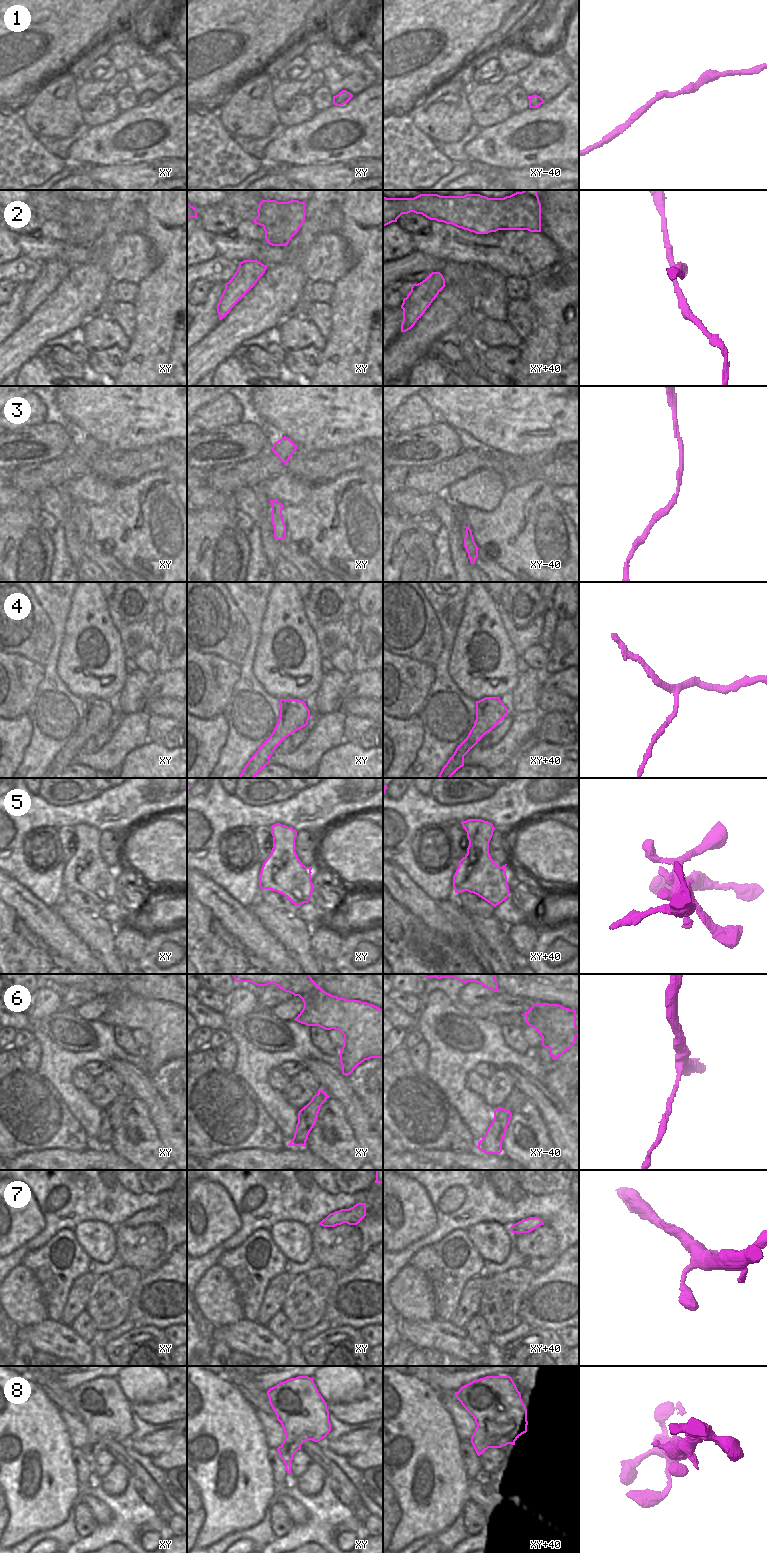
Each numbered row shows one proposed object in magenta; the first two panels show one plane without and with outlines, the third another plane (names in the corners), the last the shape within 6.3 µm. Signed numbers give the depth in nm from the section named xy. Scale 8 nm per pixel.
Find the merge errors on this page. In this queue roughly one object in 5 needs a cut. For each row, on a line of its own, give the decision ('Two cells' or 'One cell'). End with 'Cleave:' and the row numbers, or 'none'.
1: One cell
2: Two cells
3: One cell
4: One cell
5: One cell
6: One cell
7: One cell
8: One cell
Cleave: 2.

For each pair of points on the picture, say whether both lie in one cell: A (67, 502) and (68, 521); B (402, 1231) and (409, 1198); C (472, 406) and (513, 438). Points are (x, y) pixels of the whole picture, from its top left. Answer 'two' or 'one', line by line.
A: one
B: one
C: one

